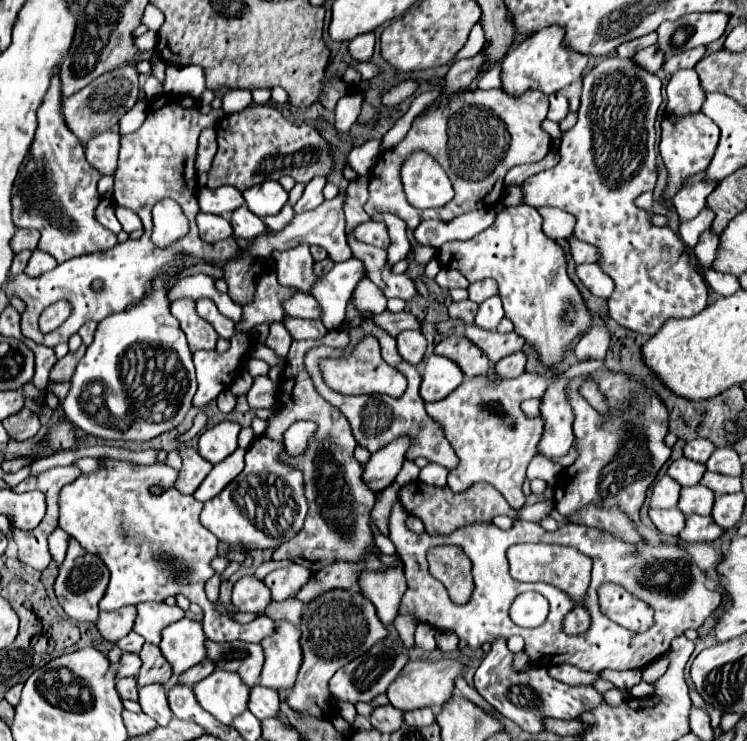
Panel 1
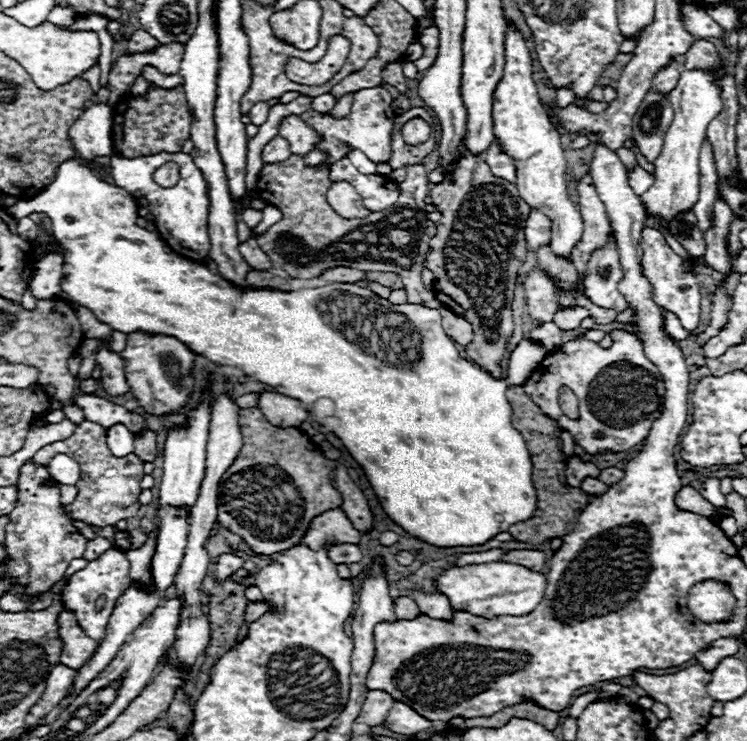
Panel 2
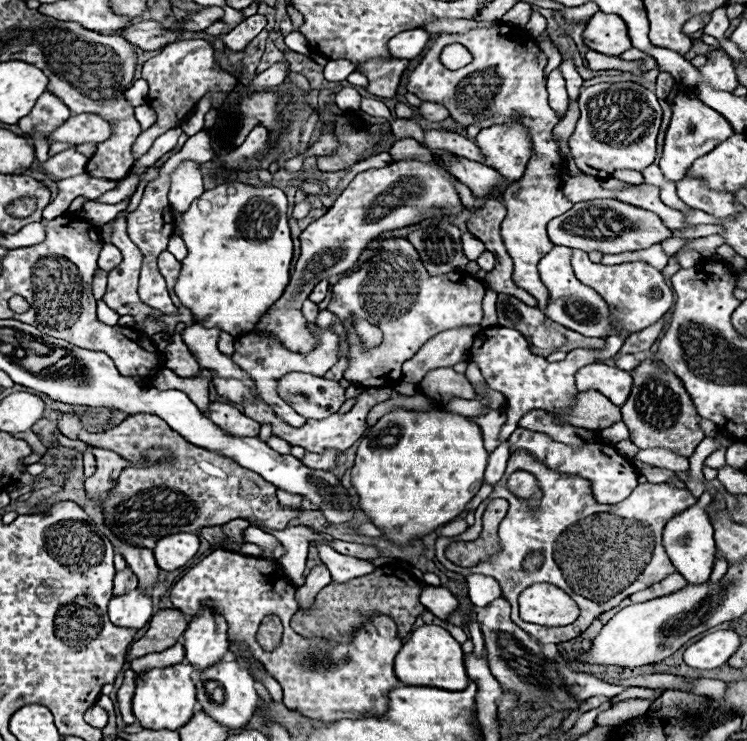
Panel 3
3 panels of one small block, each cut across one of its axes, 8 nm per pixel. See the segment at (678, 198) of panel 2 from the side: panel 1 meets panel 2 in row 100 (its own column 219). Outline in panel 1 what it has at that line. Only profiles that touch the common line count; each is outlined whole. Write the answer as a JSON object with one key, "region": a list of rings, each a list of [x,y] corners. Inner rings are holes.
{"region":[[[214,670],[210,676],[194,684],[194,694],[200,706],[218,722],[232,724],[232,720],[246,710],[250,688],[234,672]]]}

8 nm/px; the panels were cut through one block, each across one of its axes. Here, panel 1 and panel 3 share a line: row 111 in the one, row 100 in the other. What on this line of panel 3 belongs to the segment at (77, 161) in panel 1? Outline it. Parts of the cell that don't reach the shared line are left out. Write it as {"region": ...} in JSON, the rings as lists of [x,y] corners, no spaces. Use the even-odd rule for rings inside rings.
{"region":[[[44,92],[44,96],[40,96],[40,100],[32,108],[32,112],[28,116],[24,116],[18,122],[18,126],[26,134],[30,134],[34,128],[34,130],[42,132],[44,136],[48,136],[48,132],[52,128],[58,128],[60,124],[64,124],[64,120],[68,120],[68,116],[70,116],[68,106],[60,98],[56,98],[52,92]]]}

